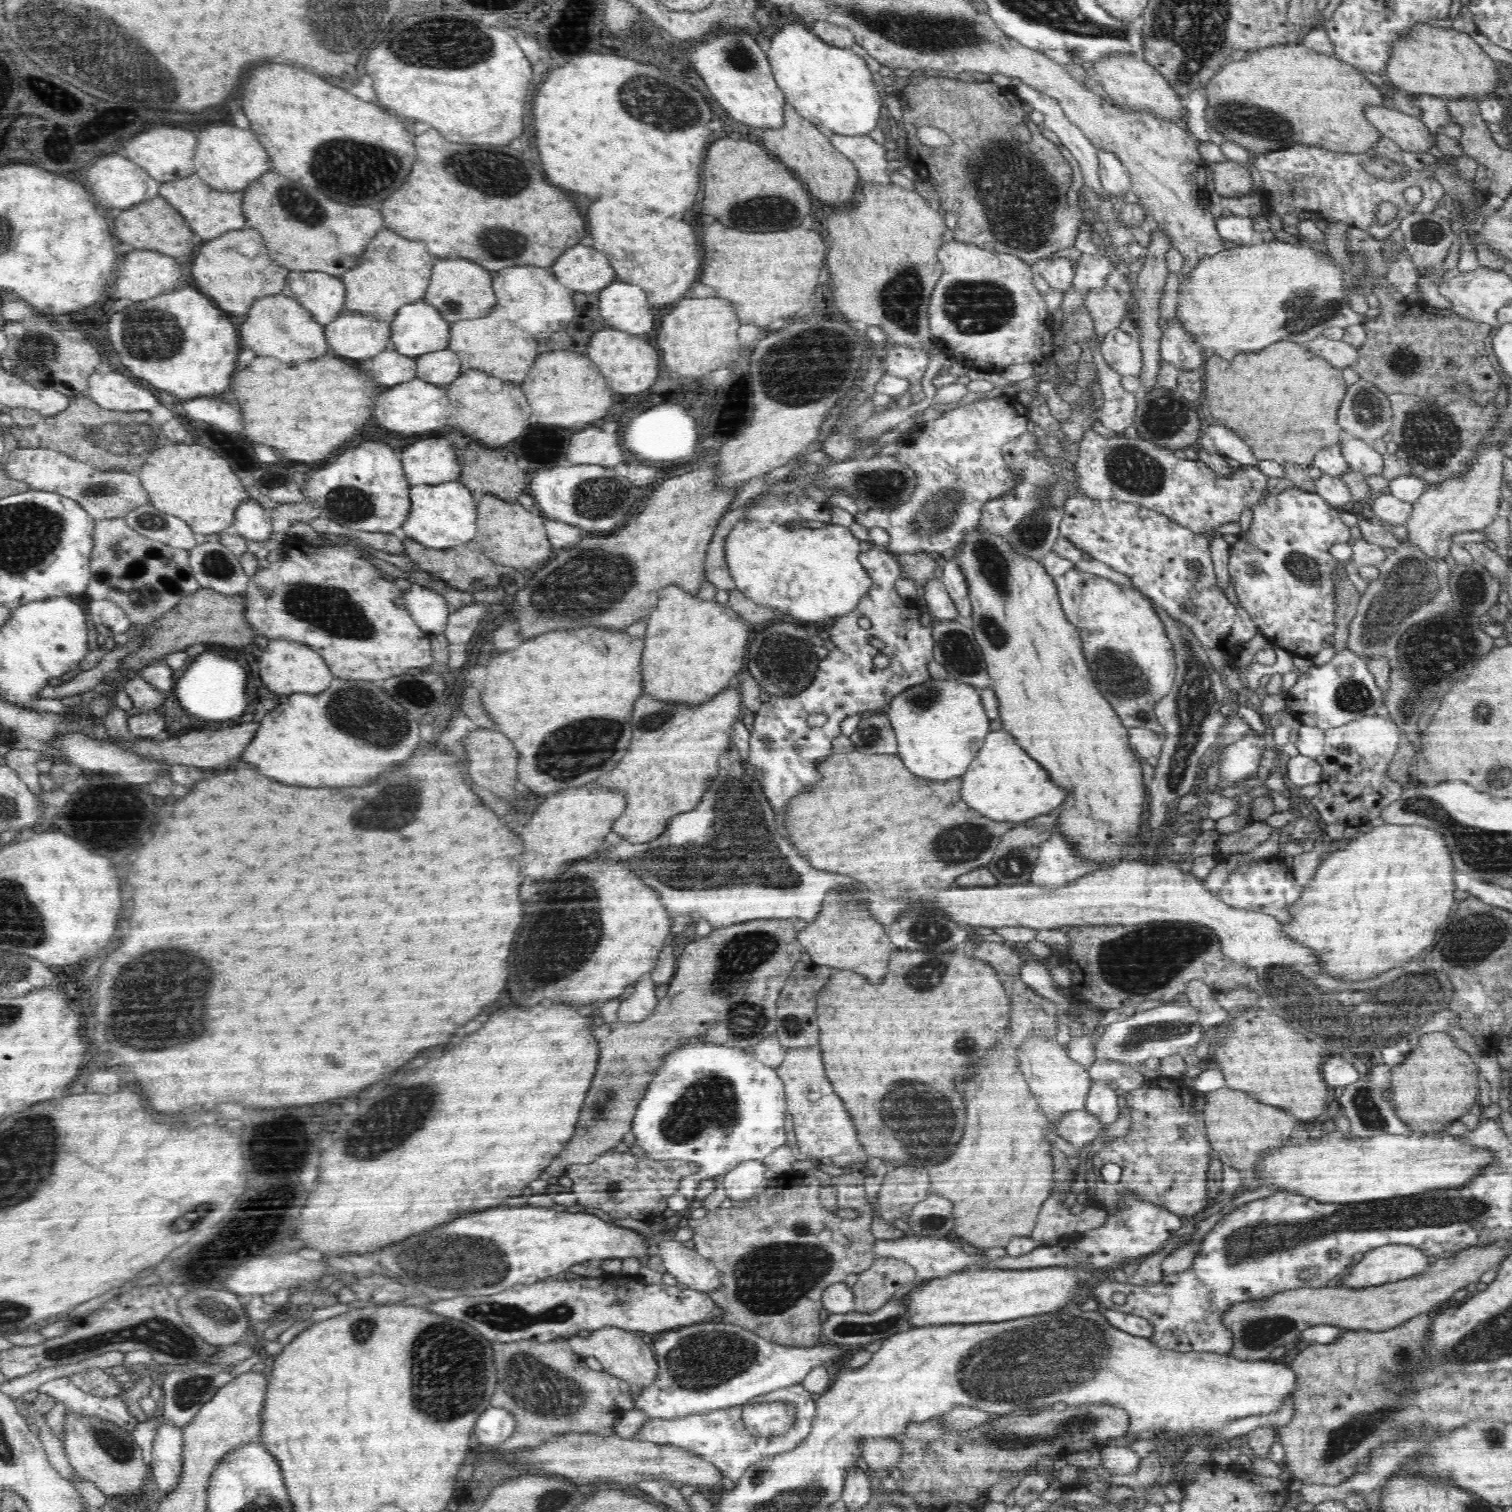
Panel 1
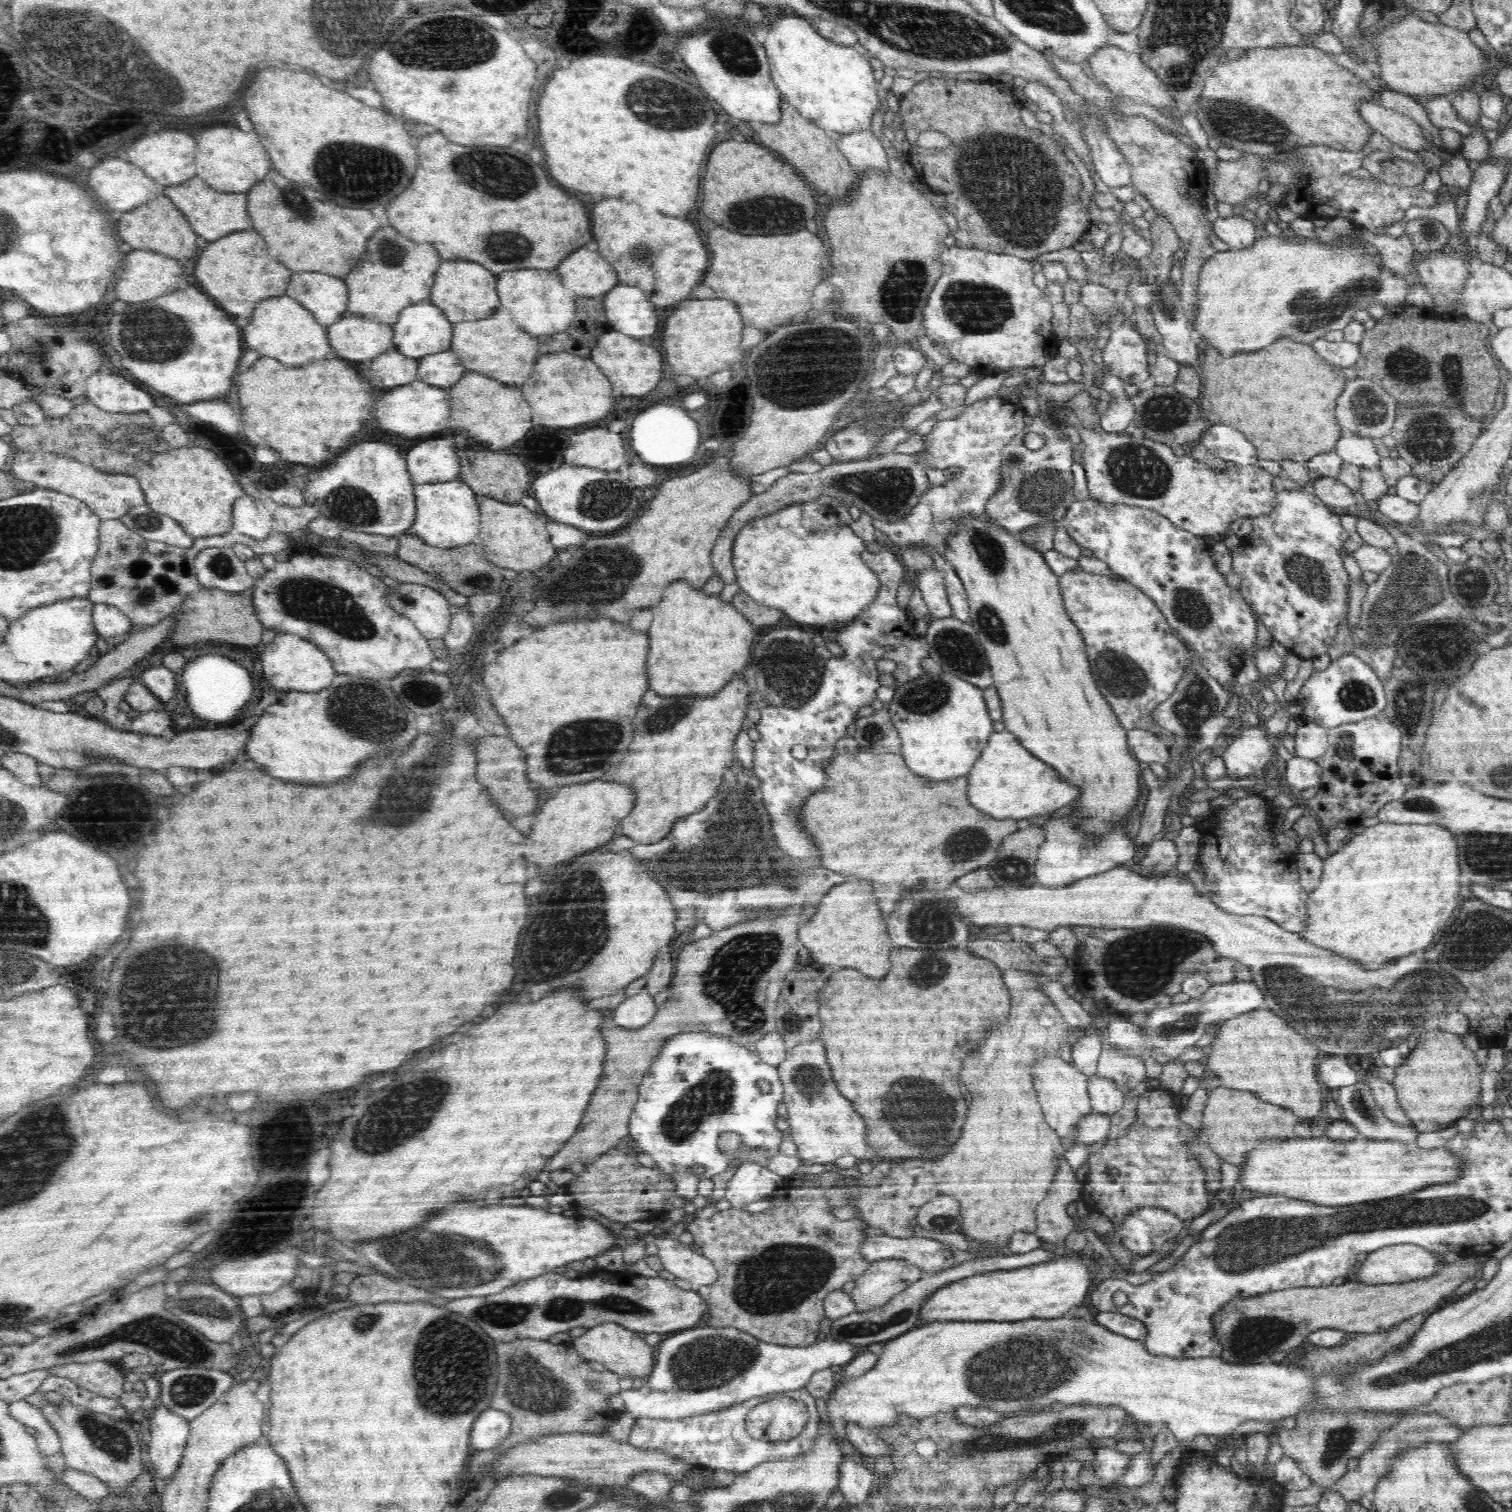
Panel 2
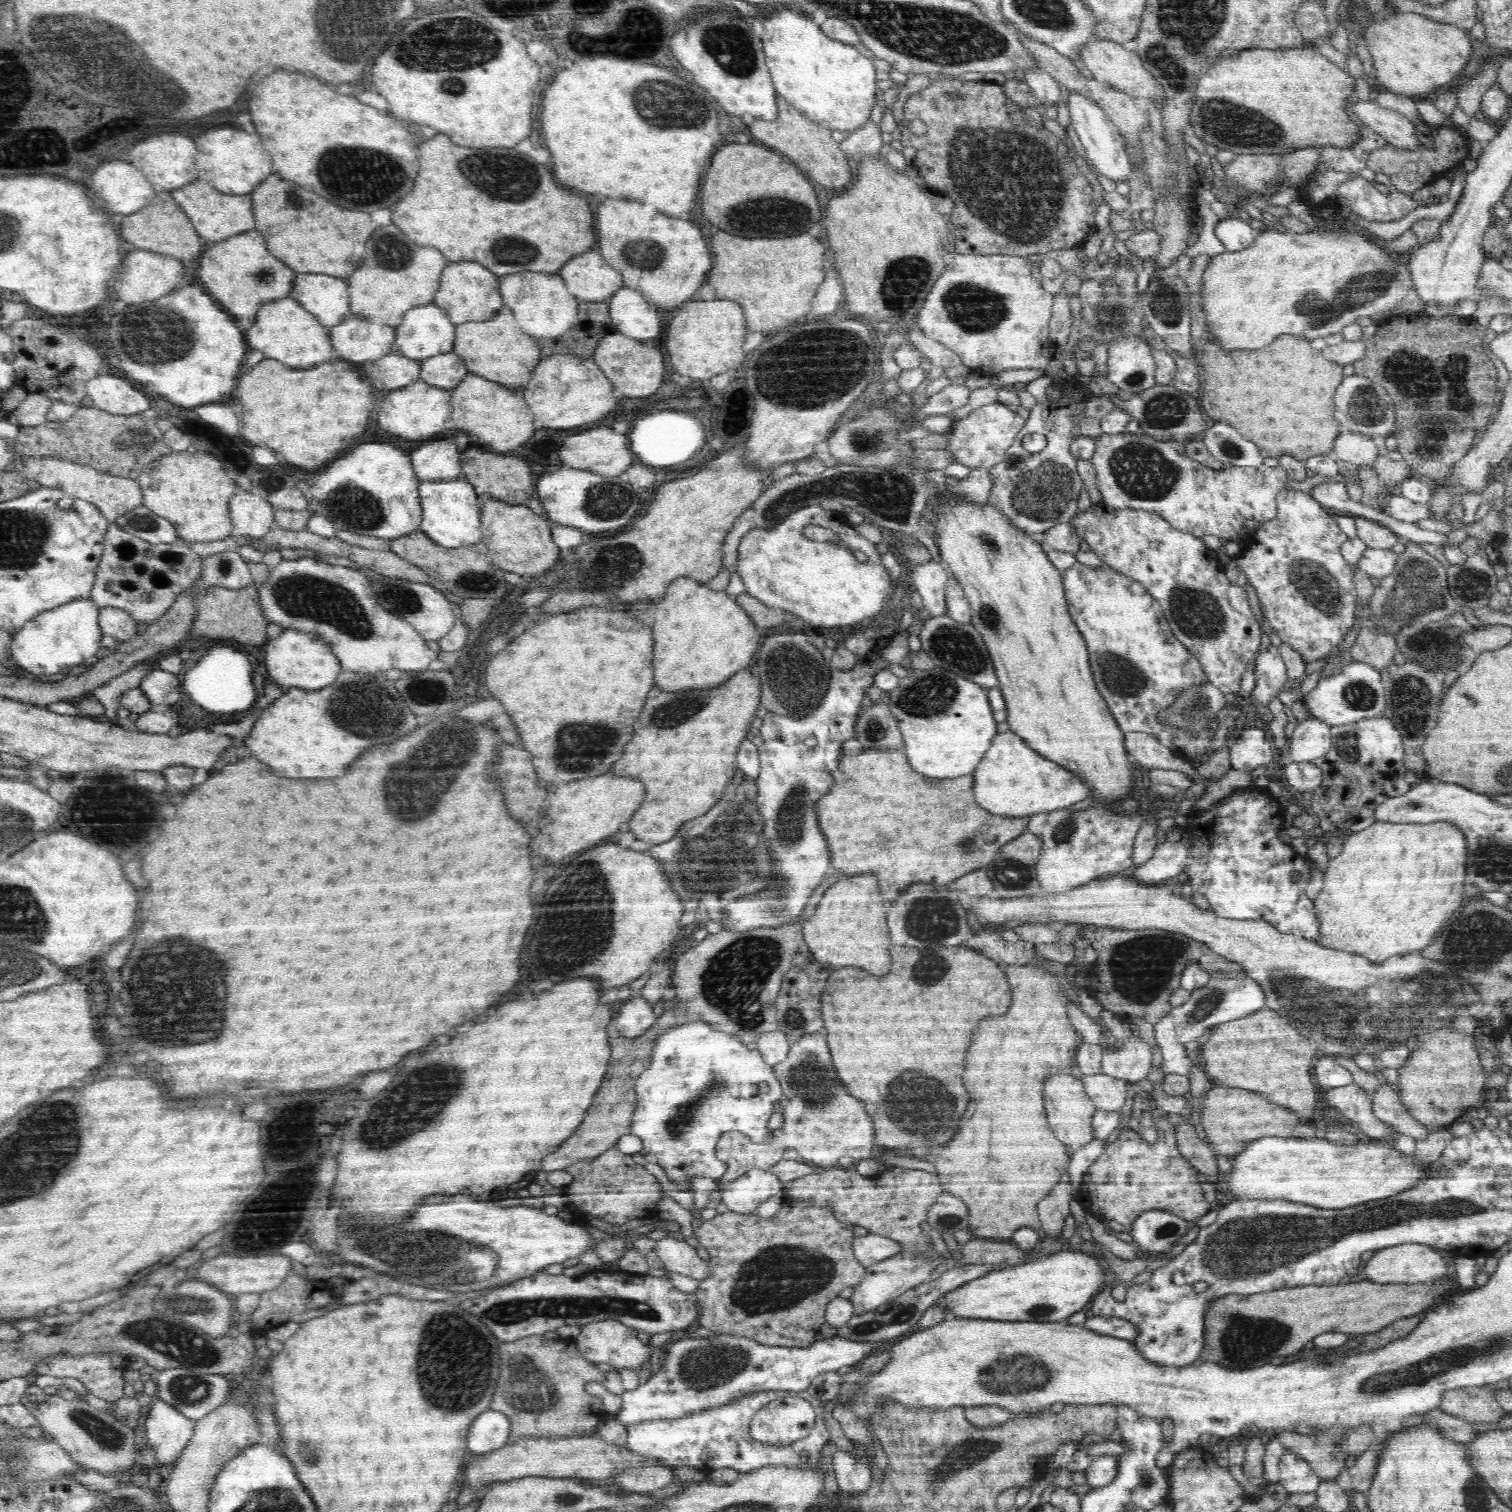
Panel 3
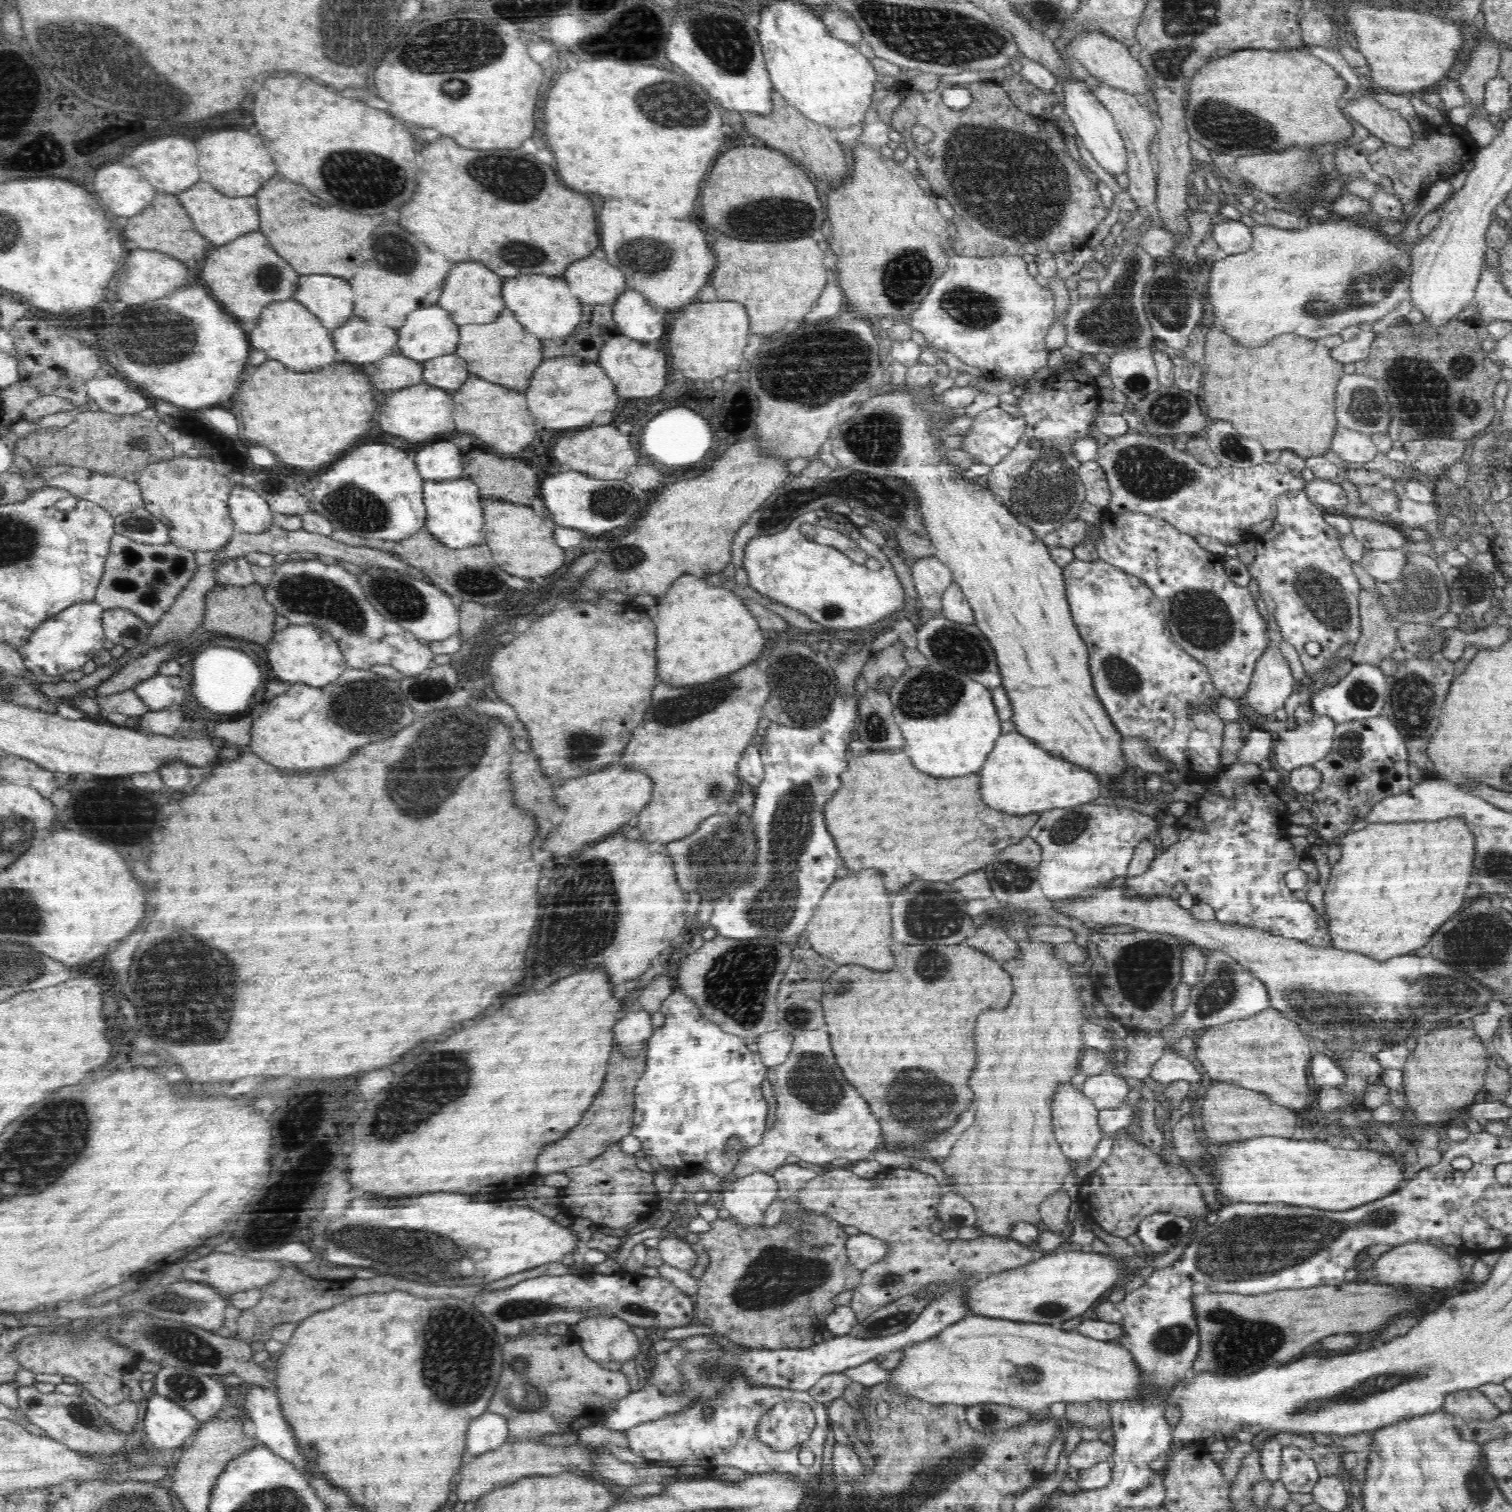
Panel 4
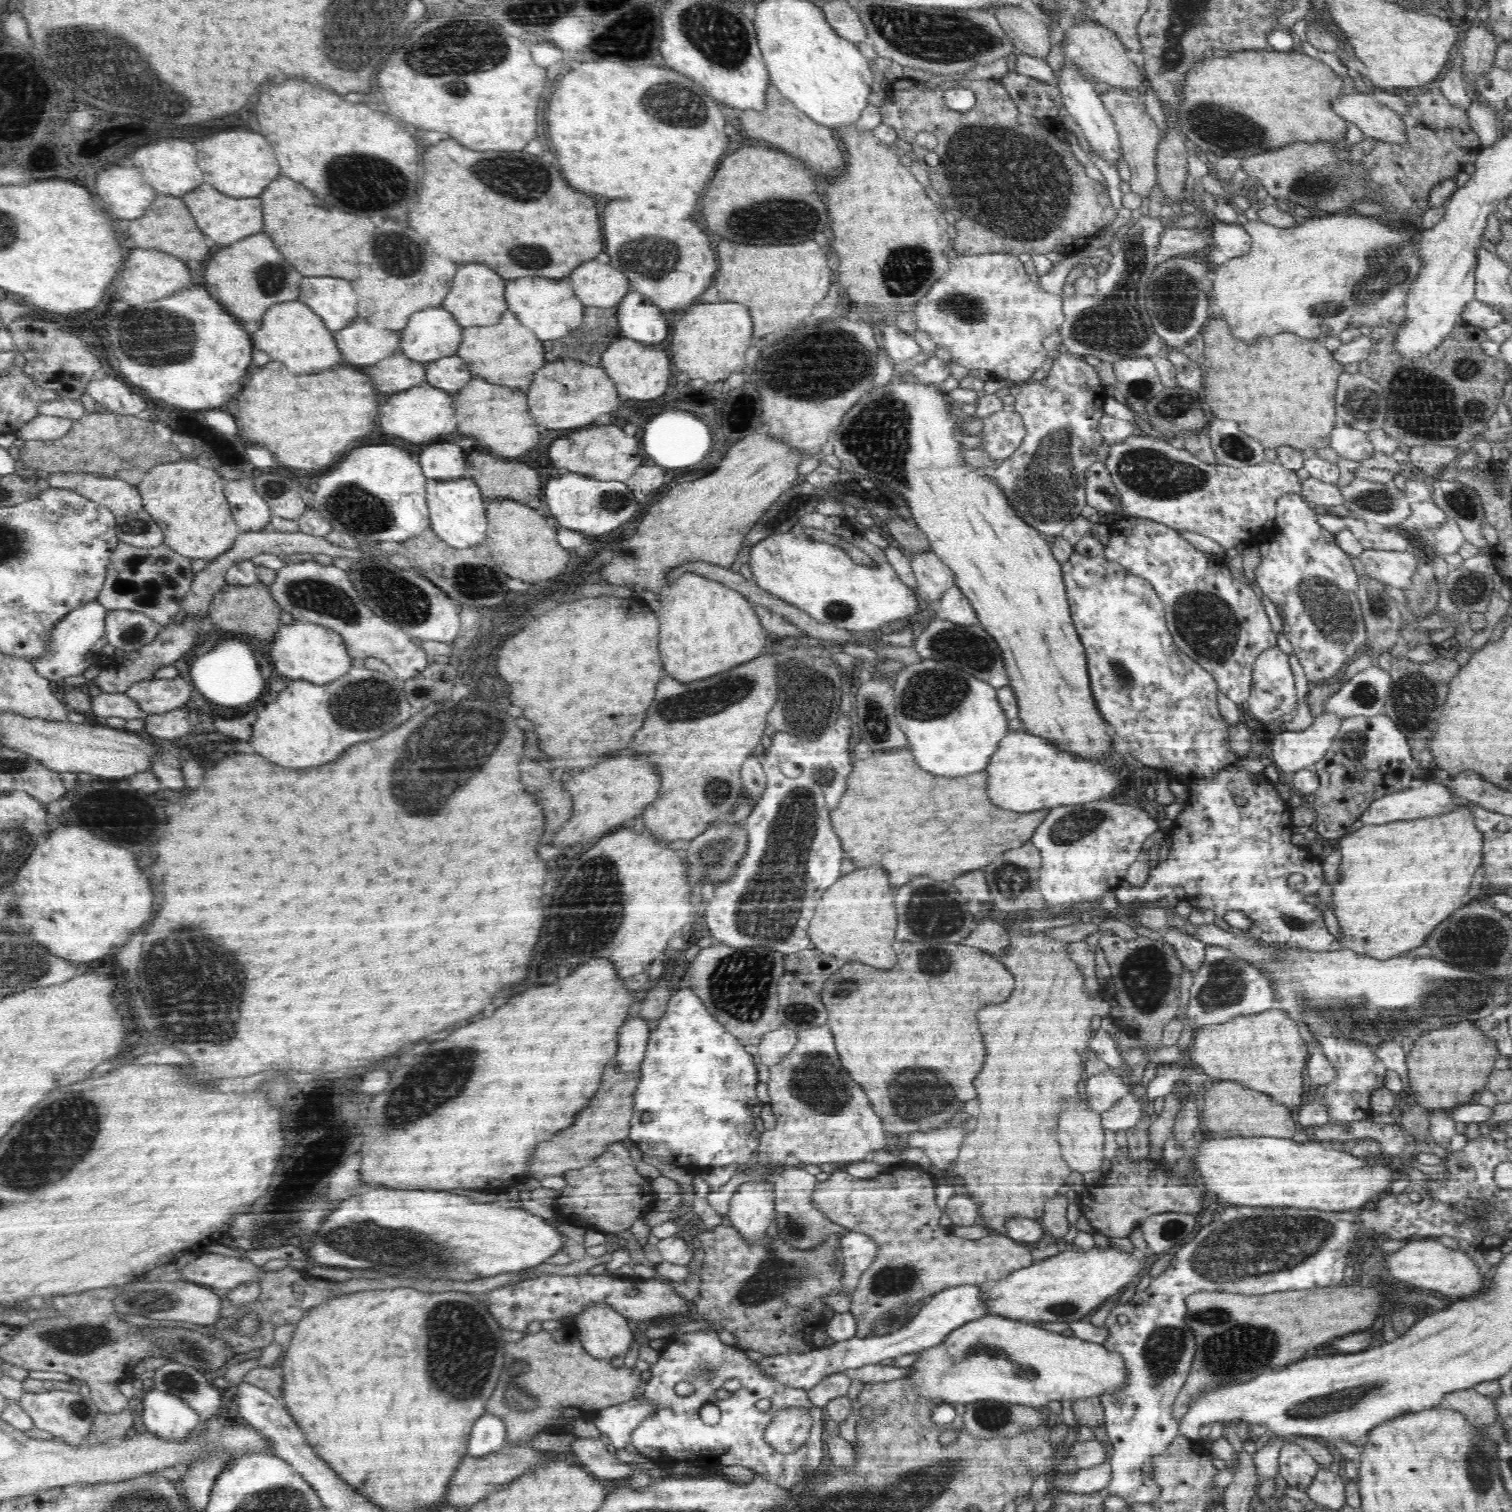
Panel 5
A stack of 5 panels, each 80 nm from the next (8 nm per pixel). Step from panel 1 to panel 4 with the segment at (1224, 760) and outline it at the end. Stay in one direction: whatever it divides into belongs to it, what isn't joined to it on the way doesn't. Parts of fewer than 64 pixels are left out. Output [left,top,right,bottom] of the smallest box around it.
[1238,728,1276,764]

